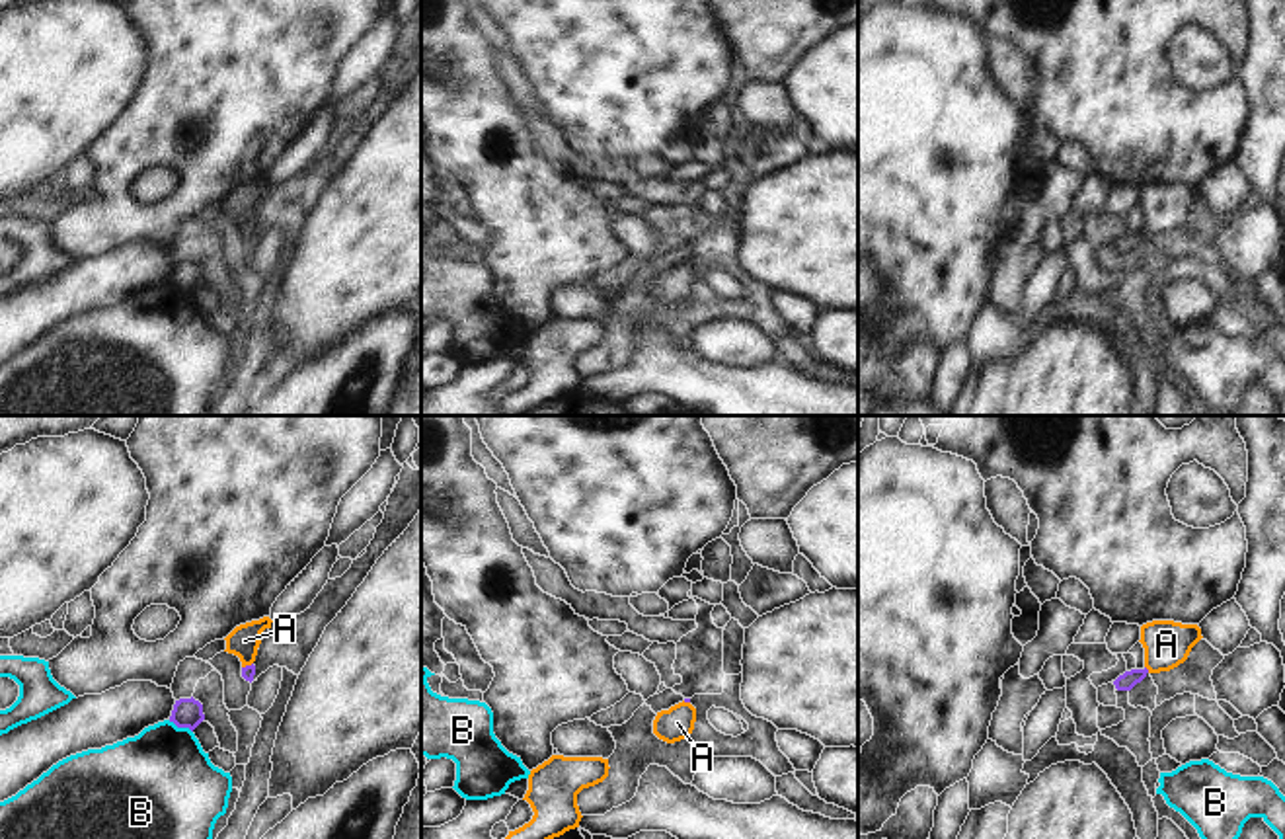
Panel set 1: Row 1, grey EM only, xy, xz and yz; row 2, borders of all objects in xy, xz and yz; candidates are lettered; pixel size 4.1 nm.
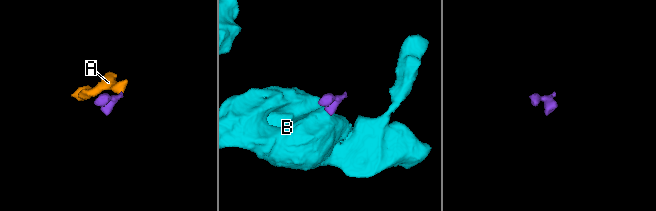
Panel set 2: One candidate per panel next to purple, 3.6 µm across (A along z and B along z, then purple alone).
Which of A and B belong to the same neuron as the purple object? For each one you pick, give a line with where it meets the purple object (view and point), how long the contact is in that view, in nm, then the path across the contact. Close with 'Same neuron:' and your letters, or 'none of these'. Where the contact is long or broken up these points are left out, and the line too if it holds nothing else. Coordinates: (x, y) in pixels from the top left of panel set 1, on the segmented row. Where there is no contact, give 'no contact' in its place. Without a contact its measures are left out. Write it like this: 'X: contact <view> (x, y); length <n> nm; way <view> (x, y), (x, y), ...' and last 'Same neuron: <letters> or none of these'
A: contact yz (1147, 670); length 40 nm; way yz (1126, 681), (1147, 670), (1167, 644)
Same neuron: A

